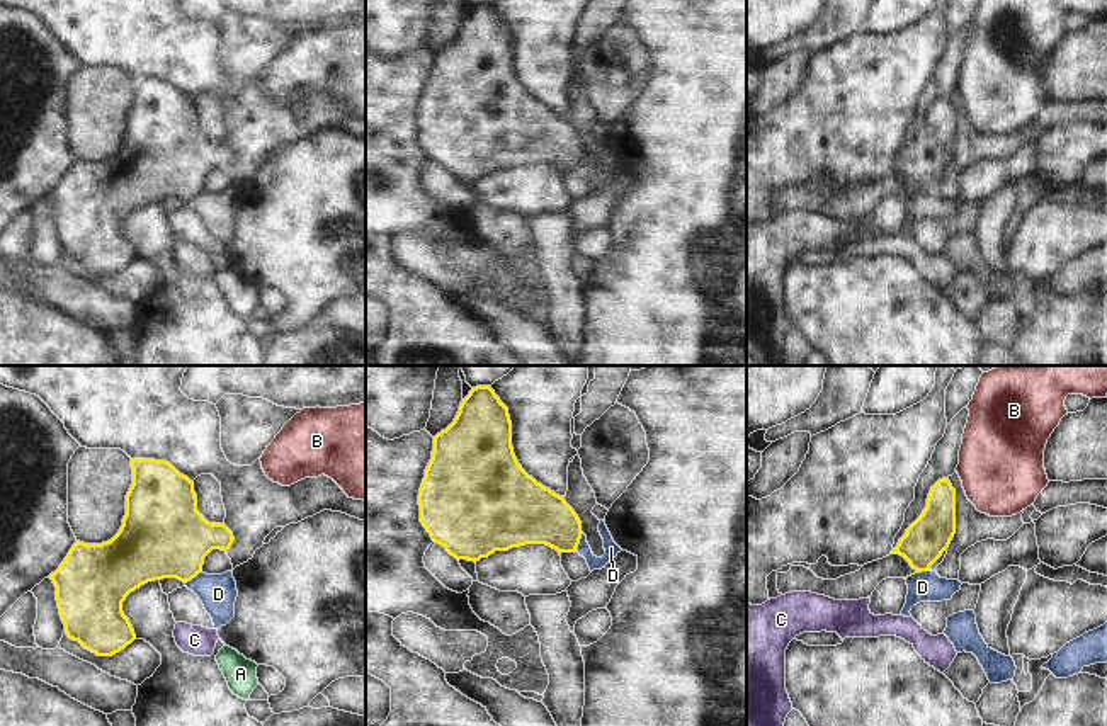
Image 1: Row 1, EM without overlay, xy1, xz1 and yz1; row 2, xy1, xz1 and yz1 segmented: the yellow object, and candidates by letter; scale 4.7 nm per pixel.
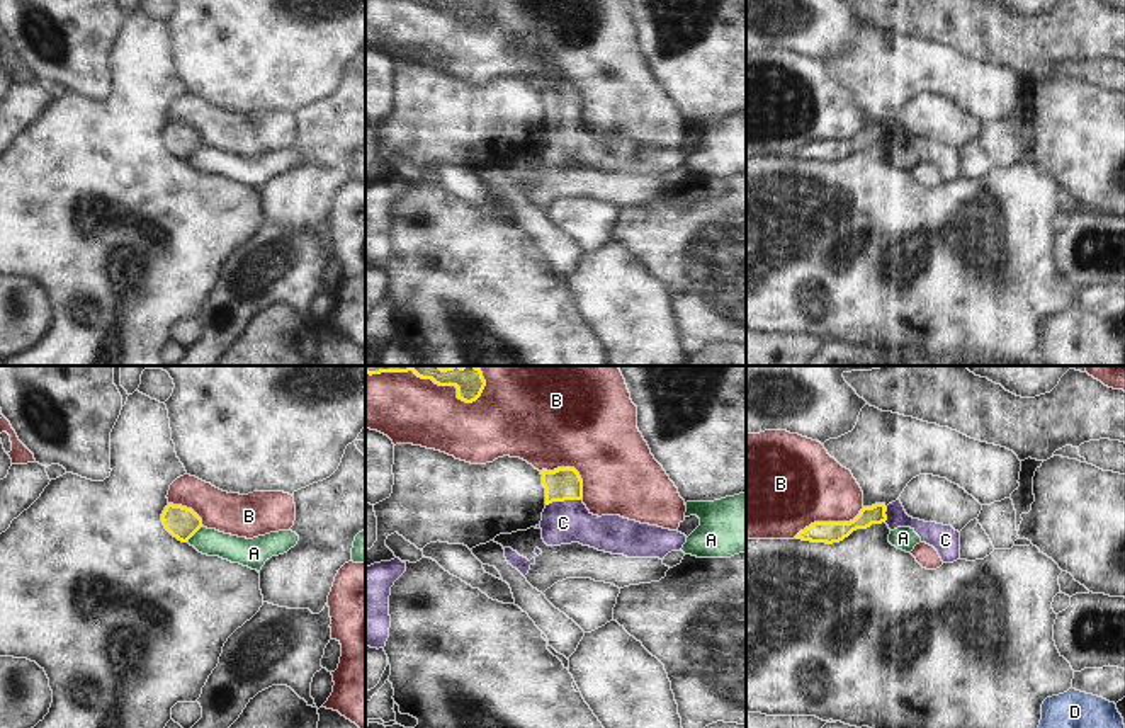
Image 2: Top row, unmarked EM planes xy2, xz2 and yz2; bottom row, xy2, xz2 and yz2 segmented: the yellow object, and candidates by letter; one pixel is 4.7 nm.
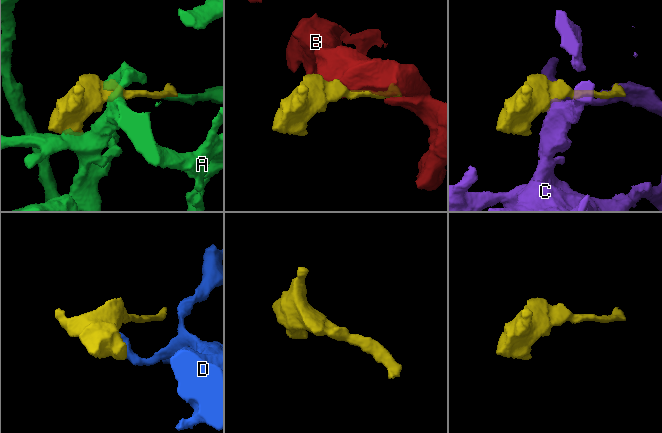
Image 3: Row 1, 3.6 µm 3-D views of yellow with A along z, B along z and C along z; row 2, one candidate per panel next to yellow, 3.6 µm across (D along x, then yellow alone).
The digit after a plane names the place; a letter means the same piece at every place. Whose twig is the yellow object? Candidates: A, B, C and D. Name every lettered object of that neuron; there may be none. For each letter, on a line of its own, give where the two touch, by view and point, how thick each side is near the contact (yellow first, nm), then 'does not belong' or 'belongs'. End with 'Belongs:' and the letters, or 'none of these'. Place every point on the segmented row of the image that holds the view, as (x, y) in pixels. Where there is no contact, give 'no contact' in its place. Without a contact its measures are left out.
A: meets yellow in xy2 at (194, 533); 150 nm thick on the yellow side, 130 nm on the other; does not belong
B: meets yellow in yz2 at (828, 523); 100 nm thick on the yellow side, 420 nm on the other; does not belong
C: meets yellow in xz2 at (563, 500); 160 nm thick on the yellow side, 200 nm on the other; belongs
D: meets yellow in yz1 at (917, 572); 200 nm thick on the yellow side, 140 nm on the other; does not belong
Belongs: C

